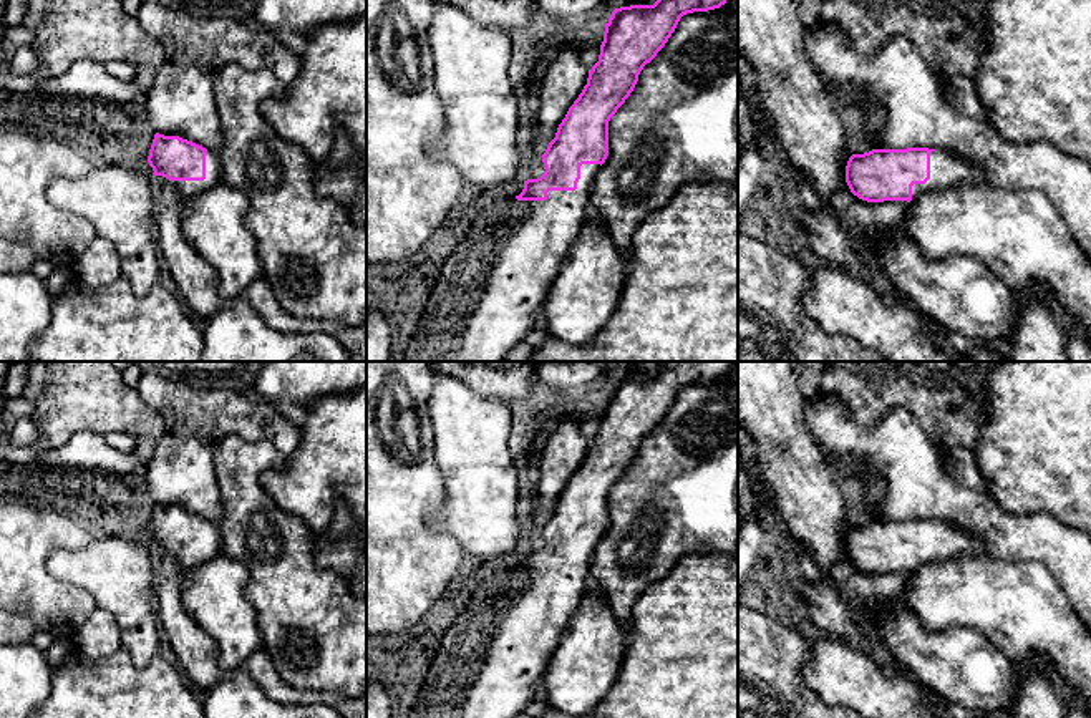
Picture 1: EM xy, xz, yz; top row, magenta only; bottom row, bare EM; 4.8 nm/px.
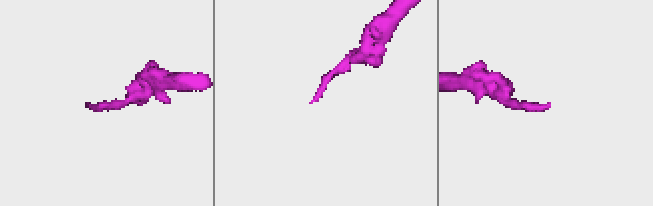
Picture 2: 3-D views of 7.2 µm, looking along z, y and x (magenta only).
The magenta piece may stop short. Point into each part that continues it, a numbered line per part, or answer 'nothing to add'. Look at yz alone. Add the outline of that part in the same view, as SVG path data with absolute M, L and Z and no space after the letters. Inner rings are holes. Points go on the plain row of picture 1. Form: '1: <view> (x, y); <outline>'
1: yz (947, 541); M945 521L930 524L930 551L912 557L912 572L930 562L942 562L957 555L987 554L985 541L958 526Z

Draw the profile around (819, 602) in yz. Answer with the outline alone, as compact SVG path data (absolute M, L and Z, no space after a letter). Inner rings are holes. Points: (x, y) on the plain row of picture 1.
M824 574L816 582L806 580L798 595L788 595L788 610L866 653L884 647L879 635L864 625L864 619L875 609L875 602L869 600L859 610L852 610Z

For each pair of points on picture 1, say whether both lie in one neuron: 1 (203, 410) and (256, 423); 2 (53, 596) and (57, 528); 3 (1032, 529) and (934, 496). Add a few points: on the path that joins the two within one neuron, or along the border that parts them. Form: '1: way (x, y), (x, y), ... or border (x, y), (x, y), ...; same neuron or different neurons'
1: way (216, 412), (231, 412), (242, 417); same neuron
2: way (38, 579), (40, 544); same neuron
3: way (1007, 529), (998, 528), (972, 509), (959, 506); same neuron

